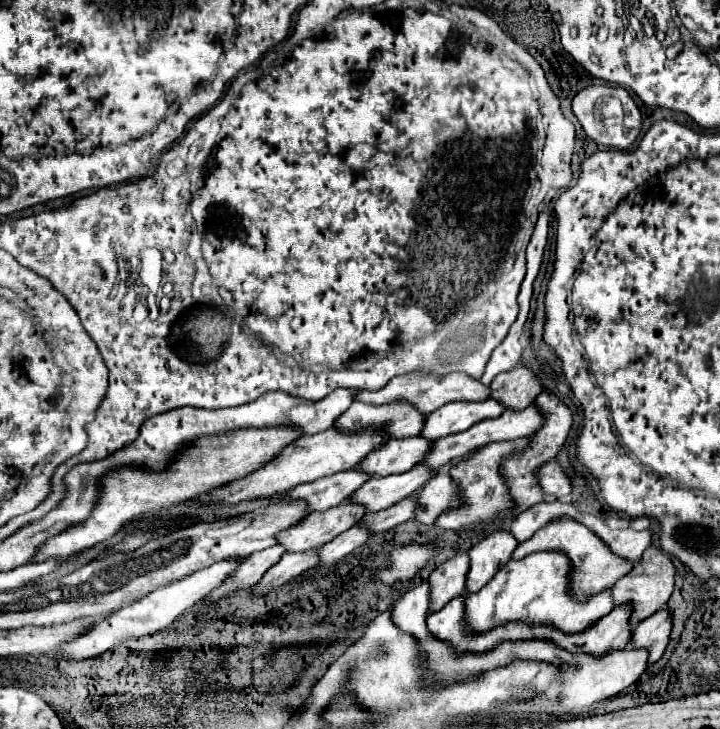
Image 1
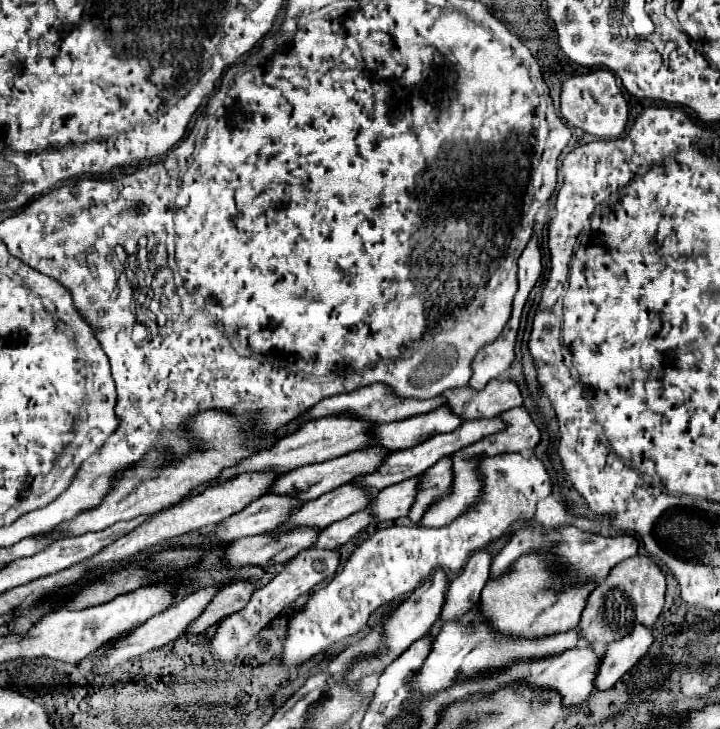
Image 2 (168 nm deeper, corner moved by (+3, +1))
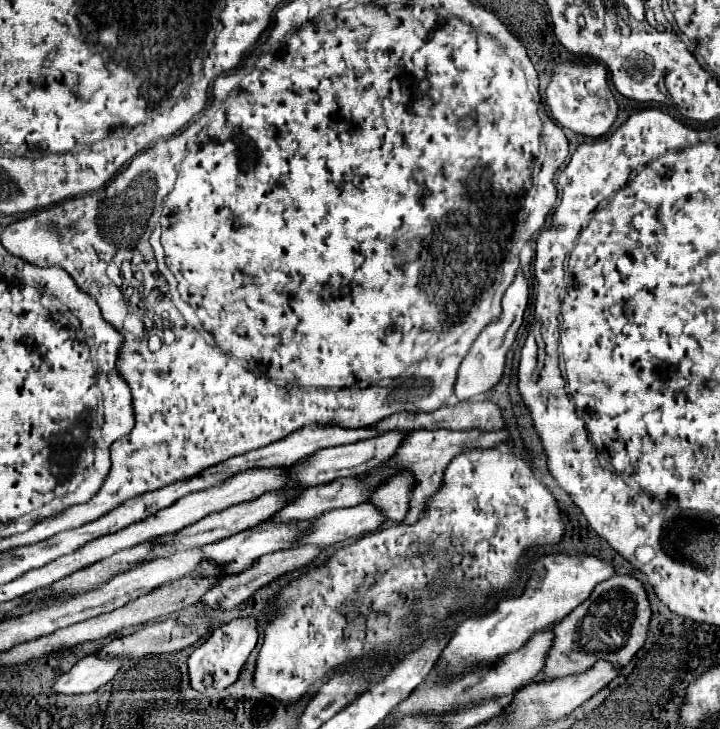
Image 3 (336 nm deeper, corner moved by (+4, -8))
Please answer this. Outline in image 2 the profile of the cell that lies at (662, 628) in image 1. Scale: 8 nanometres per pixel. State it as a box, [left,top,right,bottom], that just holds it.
[594,625,654,689]

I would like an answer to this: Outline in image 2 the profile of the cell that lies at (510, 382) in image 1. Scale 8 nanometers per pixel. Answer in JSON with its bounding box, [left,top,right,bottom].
[442,379,522,419]

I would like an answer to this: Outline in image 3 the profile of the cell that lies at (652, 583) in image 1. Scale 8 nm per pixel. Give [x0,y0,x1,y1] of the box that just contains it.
[543,576,651,680]

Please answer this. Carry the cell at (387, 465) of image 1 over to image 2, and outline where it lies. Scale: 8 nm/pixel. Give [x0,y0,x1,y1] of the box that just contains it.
[268,447,386,501]

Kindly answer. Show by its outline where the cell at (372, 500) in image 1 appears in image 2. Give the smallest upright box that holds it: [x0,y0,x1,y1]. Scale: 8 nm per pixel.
[268,485,372,535]

